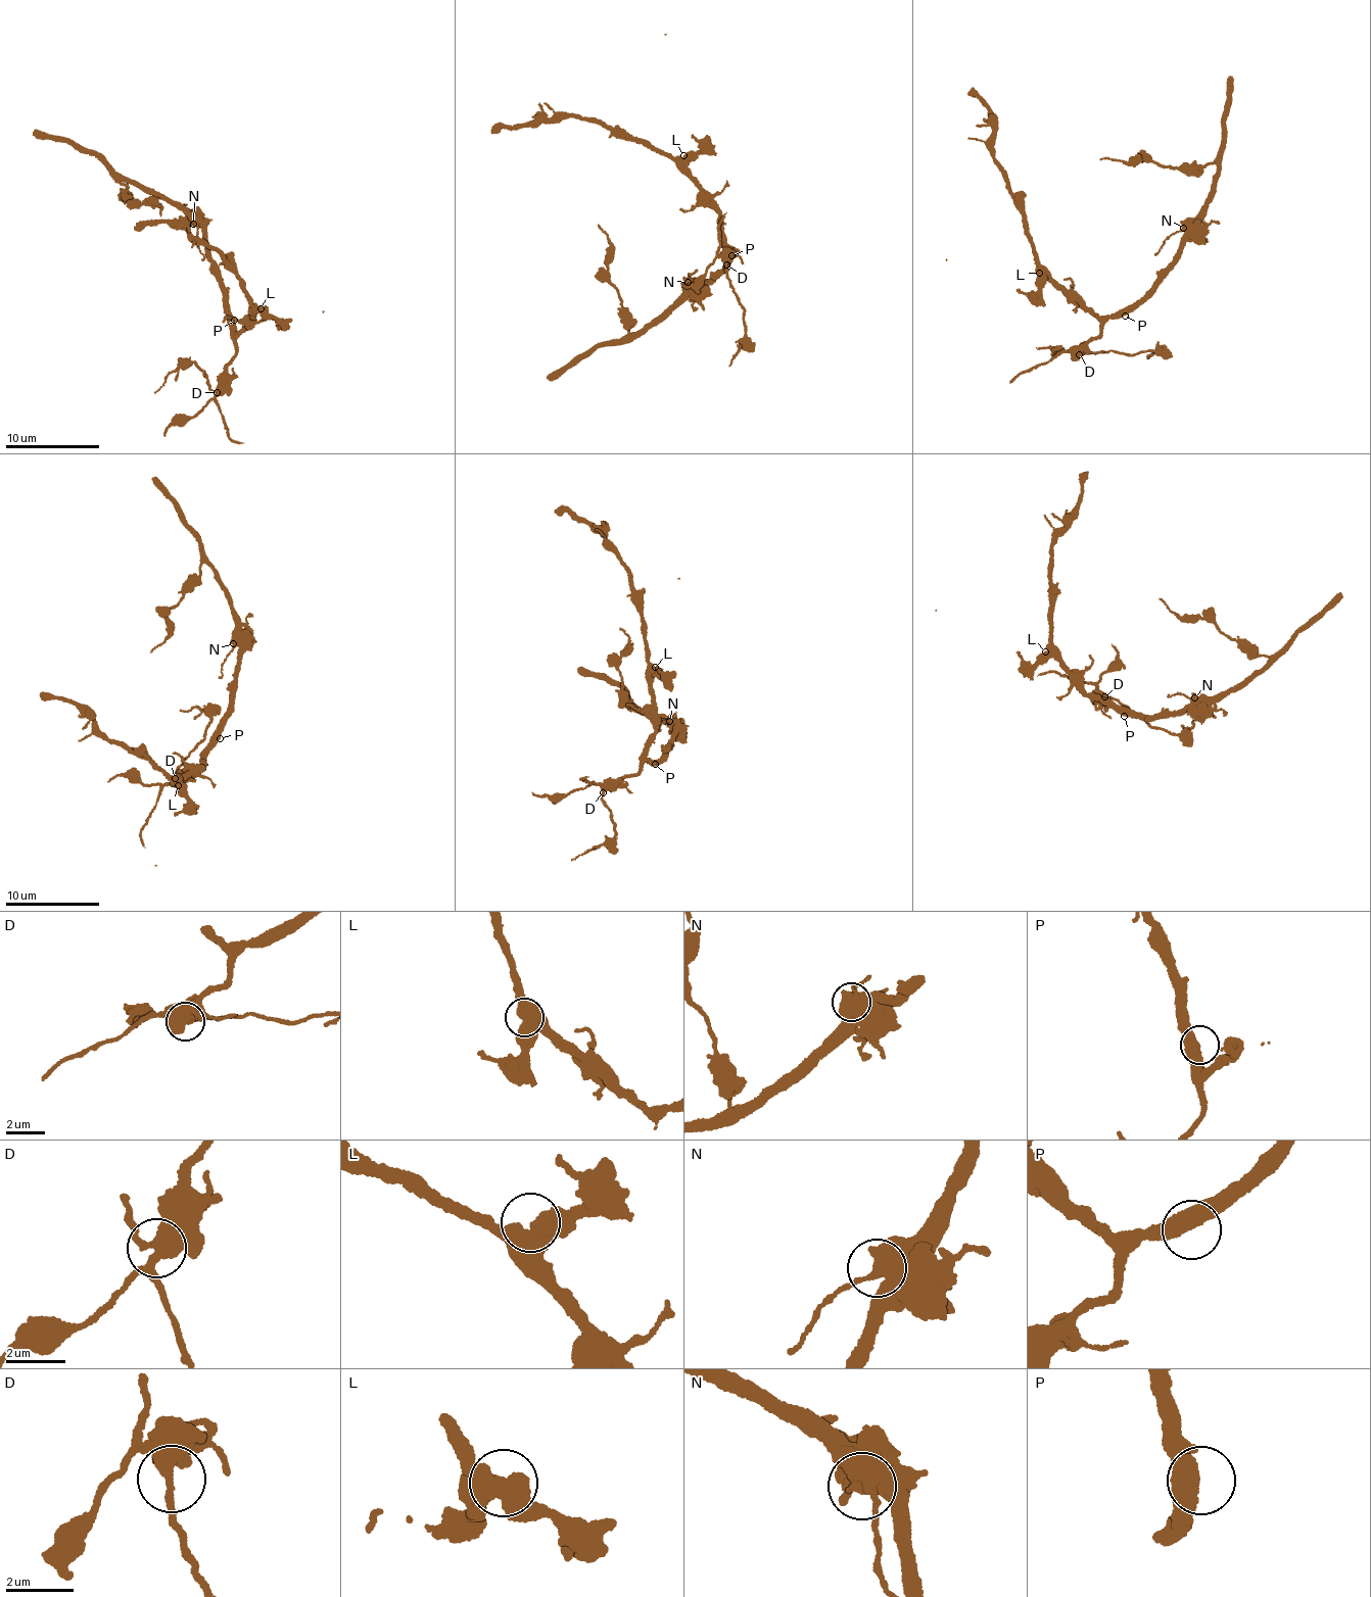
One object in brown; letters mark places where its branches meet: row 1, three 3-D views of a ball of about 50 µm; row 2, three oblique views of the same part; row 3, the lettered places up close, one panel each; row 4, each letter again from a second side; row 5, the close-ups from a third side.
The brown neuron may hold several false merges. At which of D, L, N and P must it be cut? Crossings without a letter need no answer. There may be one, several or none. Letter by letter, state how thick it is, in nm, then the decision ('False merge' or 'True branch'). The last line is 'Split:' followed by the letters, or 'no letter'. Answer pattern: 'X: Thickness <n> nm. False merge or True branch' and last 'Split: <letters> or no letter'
D: Thickness 400 nm. True branch
L: Thickness 500 nm. True branch
N: Thickness 600 nm. True branch
P: Thickness 440 nm. True branch
Split: no letter

